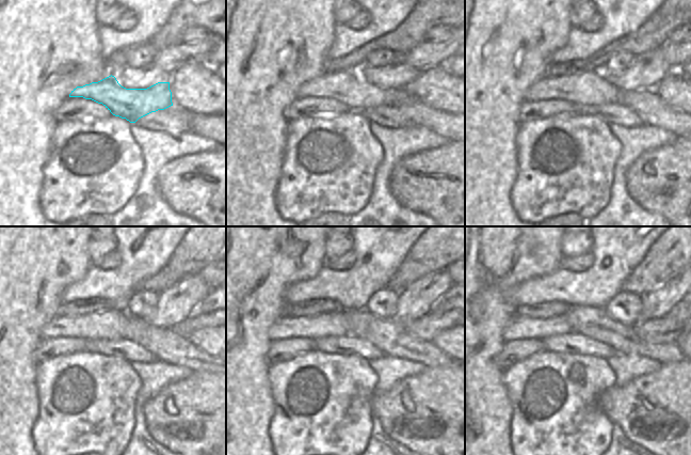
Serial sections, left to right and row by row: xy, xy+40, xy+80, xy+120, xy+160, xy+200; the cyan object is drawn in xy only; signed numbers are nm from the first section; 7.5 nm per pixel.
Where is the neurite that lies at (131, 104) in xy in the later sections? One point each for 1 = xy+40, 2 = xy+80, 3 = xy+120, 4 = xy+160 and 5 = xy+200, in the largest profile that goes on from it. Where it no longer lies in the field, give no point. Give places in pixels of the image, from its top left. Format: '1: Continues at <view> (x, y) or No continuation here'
1: Continues at xy+40 (348, 88)
2: Continues at xy+80 (588, 88)
3: Continues at xy+120 (110, 325)
4: Continues at xy+160 (335, 324)
5: Continues at xy+200 (519, 327).

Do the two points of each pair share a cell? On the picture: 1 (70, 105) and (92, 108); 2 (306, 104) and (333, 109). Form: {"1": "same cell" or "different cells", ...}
{"1": "same cell", "2": "same cell"}

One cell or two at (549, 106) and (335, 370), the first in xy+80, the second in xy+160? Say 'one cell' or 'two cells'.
two cells

